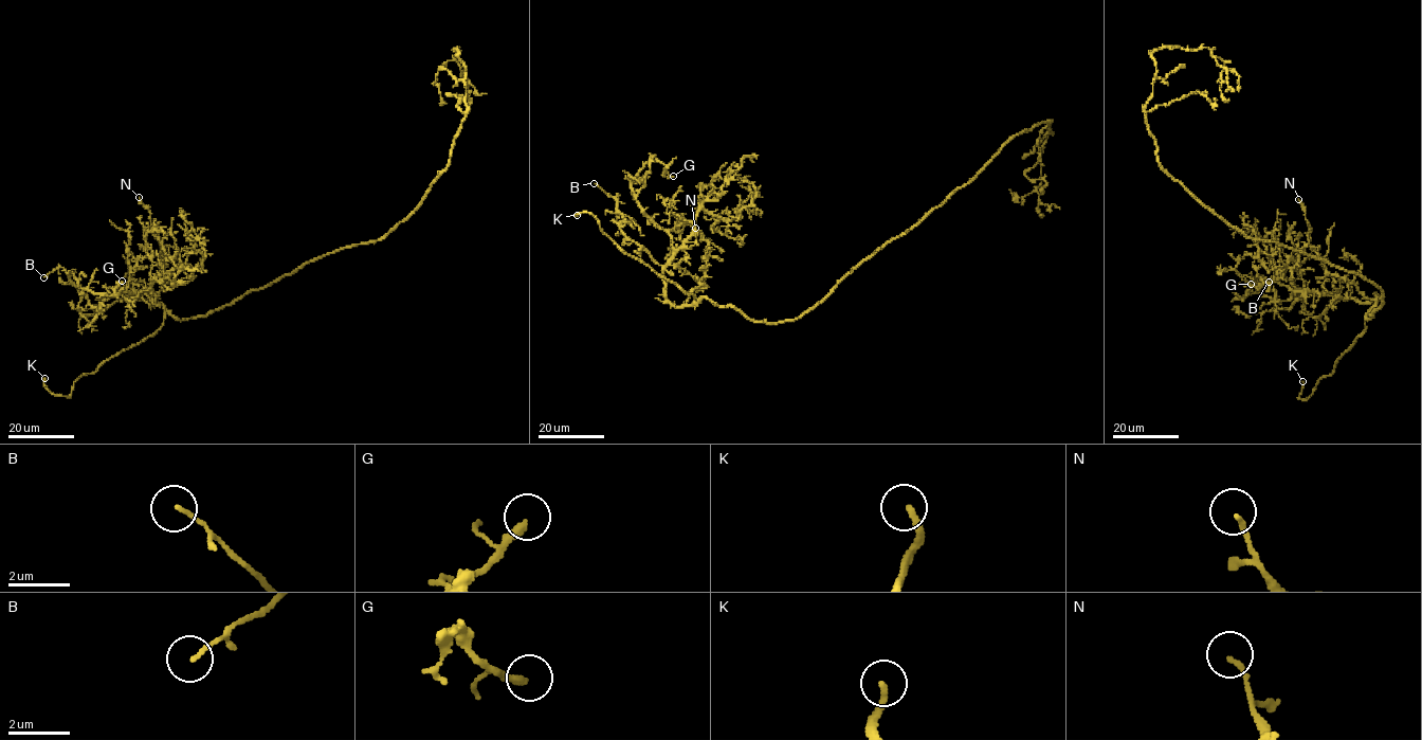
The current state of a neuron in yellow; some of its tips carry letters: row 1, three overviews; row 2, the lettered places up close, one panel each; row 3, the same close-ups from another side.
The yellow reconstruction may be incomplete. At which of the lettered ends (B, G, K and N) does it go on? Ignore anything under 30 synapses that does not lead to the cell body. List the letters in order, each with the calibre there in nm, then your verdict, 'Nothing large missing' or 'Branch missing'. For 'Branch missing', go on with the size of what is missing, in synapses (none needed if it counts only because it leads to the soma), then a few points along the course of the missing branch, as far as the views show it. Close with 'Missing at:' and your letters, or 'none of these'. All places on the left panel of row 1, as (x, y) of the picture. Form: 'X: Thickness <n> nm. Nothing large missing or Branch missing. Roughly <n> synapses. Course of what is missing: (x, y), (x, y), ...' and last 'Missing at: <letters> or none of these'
B: Thickness 130 nm. Nothing large missing
G: Thickness 240 nm. Nothing large missing
K: Thickness 220 nm. Branch missing. Course of what is missing: (44, 378), (38, 371), (13, 372)
N: Thickness 160 nm. Nothing large missing
Missing at: K

